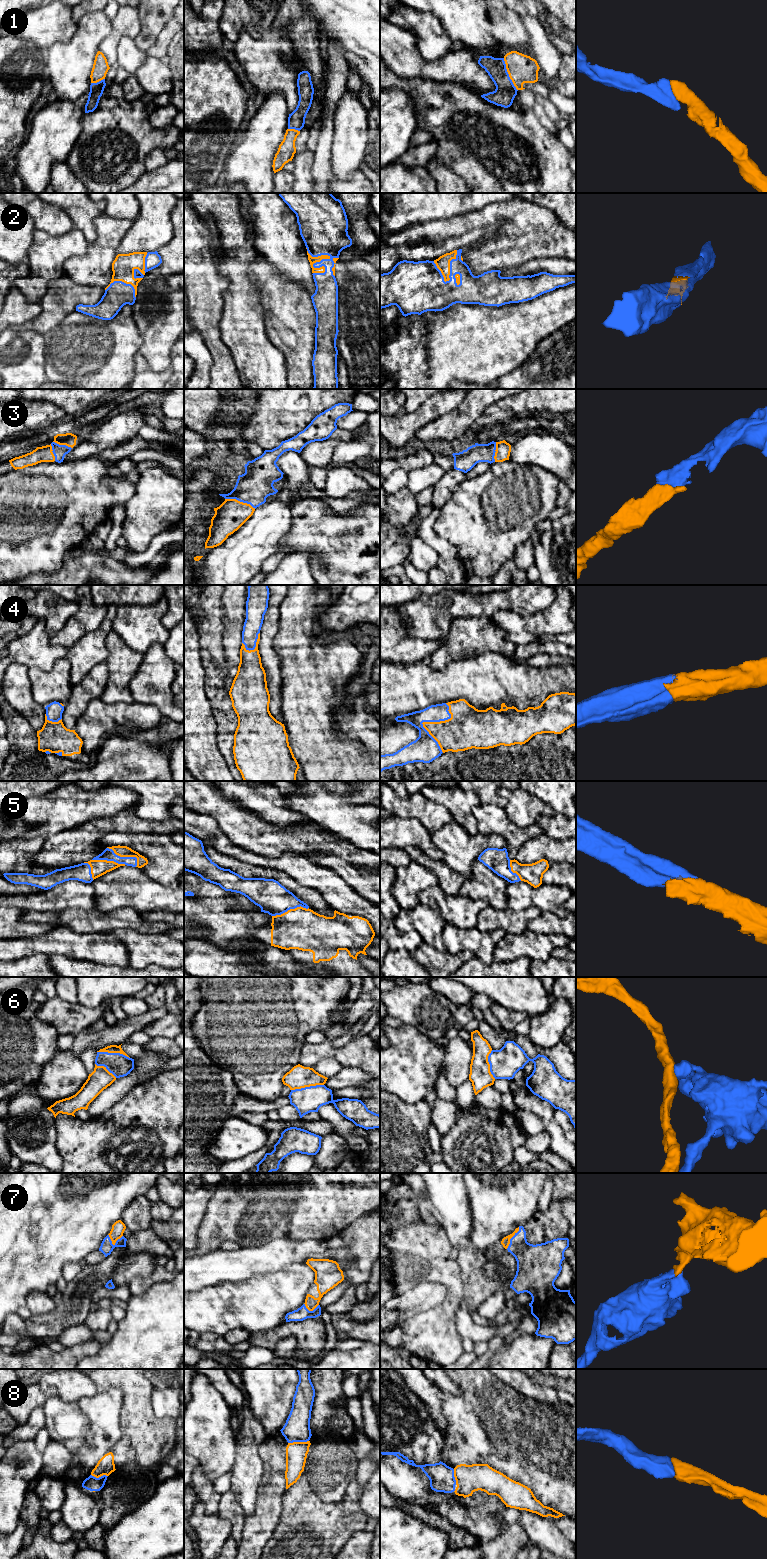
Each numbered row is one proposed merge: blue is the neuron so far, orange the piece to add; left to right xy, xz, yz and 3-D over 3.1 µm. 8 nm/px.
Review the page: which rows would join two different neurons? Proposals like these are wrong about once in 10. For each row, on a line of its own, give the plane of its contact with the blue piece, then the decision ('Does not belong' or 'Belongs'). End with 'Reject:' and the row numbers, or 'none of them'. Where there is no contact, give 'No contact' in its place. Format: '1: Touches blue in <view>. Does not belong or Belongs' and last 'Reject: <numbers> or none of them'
1: Touches blue in yz. Belongs
2: Touches blue in xz. Belongs
3: Touches blue in xz. Belongs
4: Touches blue in yz. Belongs
5: Touches blue in xy. Belongs
6: Touches blue in xy. Does not belong
7: Touches blue in yz. Belongs
8: Touches blue in xz. Belongs
Reject: 6

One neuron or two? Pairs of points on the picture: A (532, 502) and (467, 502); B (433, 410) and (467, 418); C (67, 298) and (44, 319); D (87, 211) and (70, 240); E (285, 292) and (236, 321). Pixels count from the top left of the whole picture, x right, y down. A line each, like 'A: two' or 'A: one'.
A: one
B: two
C: one
D: two
E: two

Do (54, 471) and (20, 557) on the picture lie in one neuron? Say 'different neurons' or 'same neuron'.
same neuron

